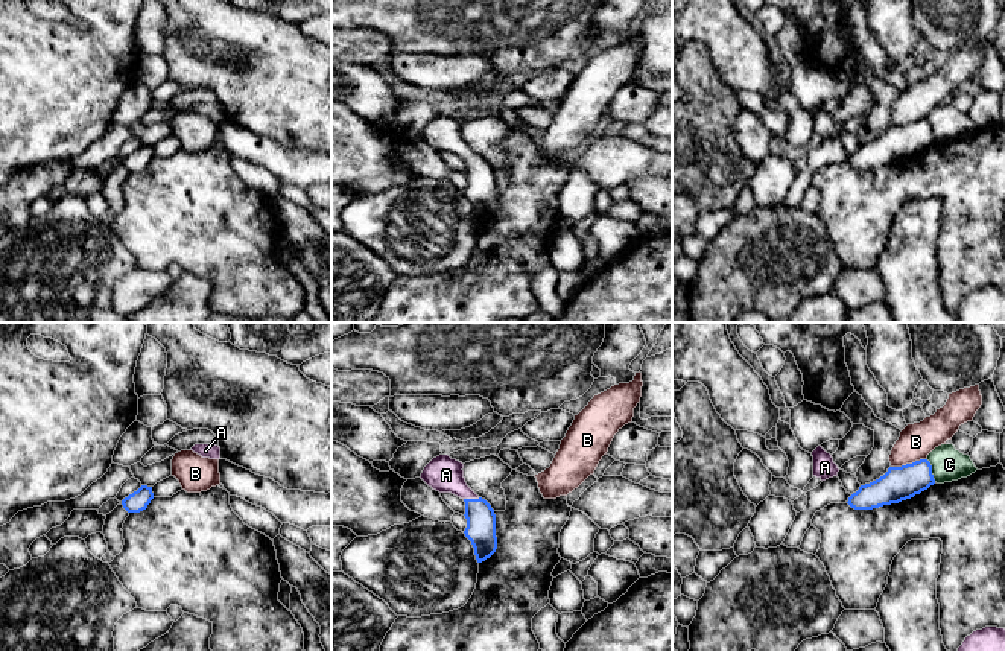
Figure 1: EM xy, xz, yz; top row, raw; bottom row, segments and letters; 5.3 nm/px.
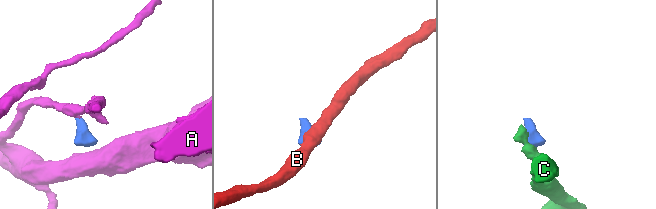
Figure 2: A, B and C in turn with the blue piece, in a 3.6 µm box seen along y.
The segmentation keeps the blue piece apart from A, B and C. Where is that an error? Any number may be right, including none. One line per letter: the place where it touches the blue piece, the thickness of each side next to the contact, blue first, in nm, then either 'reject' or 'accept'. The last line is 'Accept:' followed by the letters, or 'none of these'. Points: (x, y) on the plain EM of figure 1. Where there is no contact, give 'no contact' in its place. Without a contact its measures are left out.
A: xz (472, 158) | 160/190 nm | accept
B: yz (908, 123) | 180/190 nm | reject
C: yz (931, 130) | 180/180 nm | reject
Accept: A

